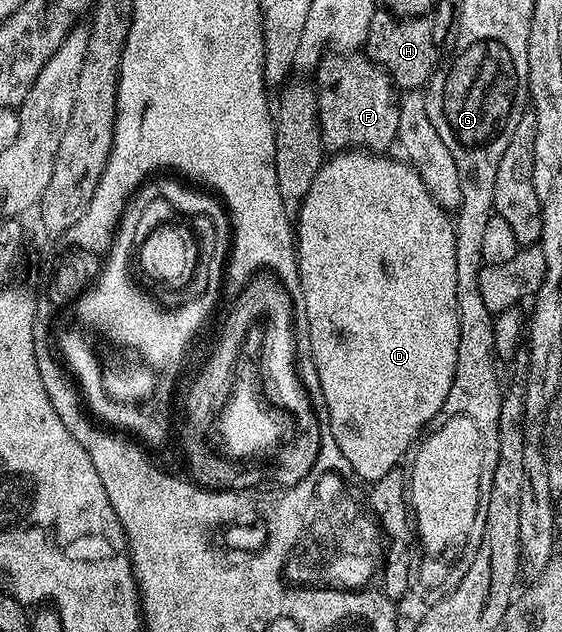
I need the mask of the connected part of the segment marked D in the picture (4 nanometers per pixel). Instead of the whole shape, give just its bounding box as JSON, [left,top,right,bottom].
[295,149,459,481]

